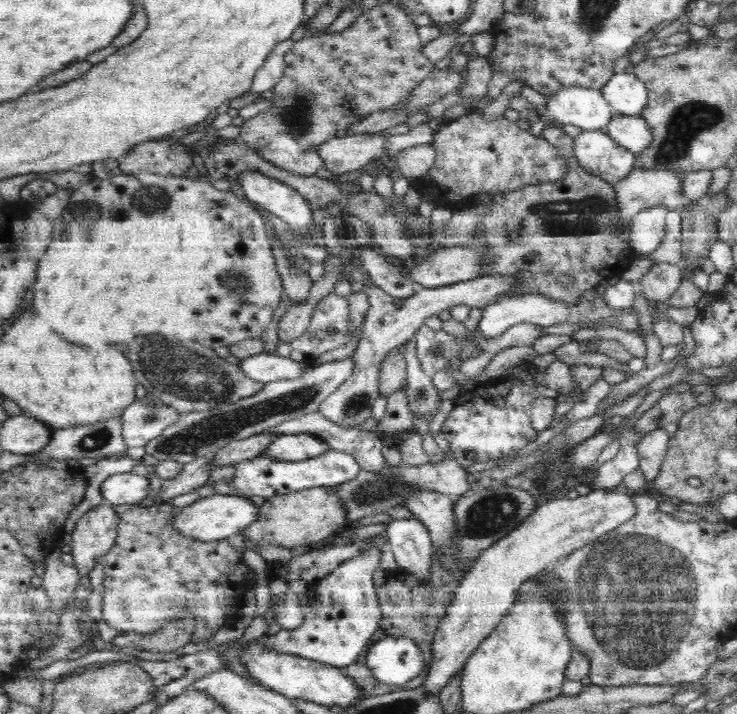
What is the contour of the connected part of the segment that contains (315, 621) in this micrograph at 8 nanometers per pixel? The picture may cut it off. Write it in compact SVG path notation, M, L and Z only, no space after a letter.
M373 537L366 541L368 546L360 554L354 554L332 570L330 575L313 582L311 588L315 592L316 602L308 606L308 620L304 620L298 628L280 628L271 636L263 635L259 642L266 648L286 651L334 667L345 668L354 664L372 644L372 636L378 630L378 622L382 618L373 574L379 567L383 550L382 546L373 542Z

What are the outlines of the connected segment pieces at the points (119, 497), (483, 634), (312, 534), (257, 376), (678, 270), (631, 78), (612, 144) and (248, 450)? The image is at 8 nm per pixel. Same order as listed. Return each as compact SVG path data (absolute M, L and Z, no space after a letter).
M143 470L112 474L101 484L100 490L103 500L112 505L134 505L153 493Z
M592 486L572 496L549 500L512 532L484 549L468 568L468 574L455 585L452 602L432 641L431 664L420 691L437 696L450 678L463 670L470 655L508 614L516 601L516 589L524 580L630 520L637 511L631 495L625 488L604 492Z
M316 486L272 495L266 499L257 510L256 520L244 528L244 536L252 542L274 544L284 548L296 548L309 544L316 547L316 542L326 542L346 524L347 512L340 498L335 493L335 487Z
M265 351L239 360L237 364L246 377L263 383L300 378L315 367L315 364L296 362Z
M660 262L639 280L638 287L648 301L665 303L680 288L683 280L682 267L679 265Z
M614 73L601 88L603 98L620 115L640 115L648 102L646 85L634 74Z
M582 129L574 137L573 149L580 167L612 185L626 178L637 161L636 154L600 129Z
M261 433L248 439L235 441L229 446L221 448L211 460L211 468L218 466L234 466L244 463L244 460L255 459L265 452L277 436L274 433Z

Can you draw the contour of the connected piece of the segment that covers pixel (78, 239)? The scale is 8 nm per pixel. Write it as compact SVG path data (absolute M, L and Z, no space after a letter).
M140 172L136 176L120 173L111 178L94 177L78 190L72 192L70 202L64 212L54 221L50 244L37 264L36 280L31 289L32 306L40 320L46 320L54 334L62 334L64 340L78 346L88 346L90 342L108 342L108 344L128 344L138 334L170 338L182 343L200 344L208 348L222 348L242 342L242 340L260 339L268 328L274 311L280 306L285 291L281 276L278 276L273 246L266 235L262 214L236 197L230 191L217 190L204 178L158 176L149 172Z

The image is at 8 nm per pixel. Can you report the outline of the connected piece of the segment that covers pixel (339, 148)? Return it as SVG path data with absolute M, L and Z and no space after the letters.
M350 134L334 137L317 148L324 167L334 175L364 171L373 160L387 154L385 140L390 134Z

